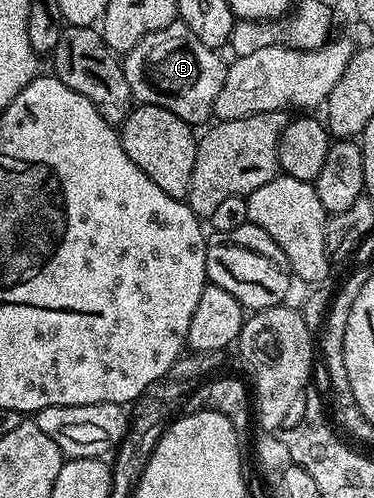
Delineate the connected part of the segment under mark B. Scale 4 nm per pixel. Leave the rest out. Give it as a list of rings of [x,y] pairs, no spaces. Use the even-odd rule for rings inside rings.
[[[175,21],[168,24],[164,29],[156,29],[148,33],[141,41],[128,52],[125,52],[121,60],[124,69],[124,77],[128,81],[130,91],[139,104],[160,105],[160,109],[168,109],[168,113],[176,113],[184,122],[191,125],[199,125],[214,113],[214,102],[220,93],[220,89],[226,80],[227,64],[222,63],[222,59],[217,50],[206,47],[192,29],[188,29],[186,24]]]

